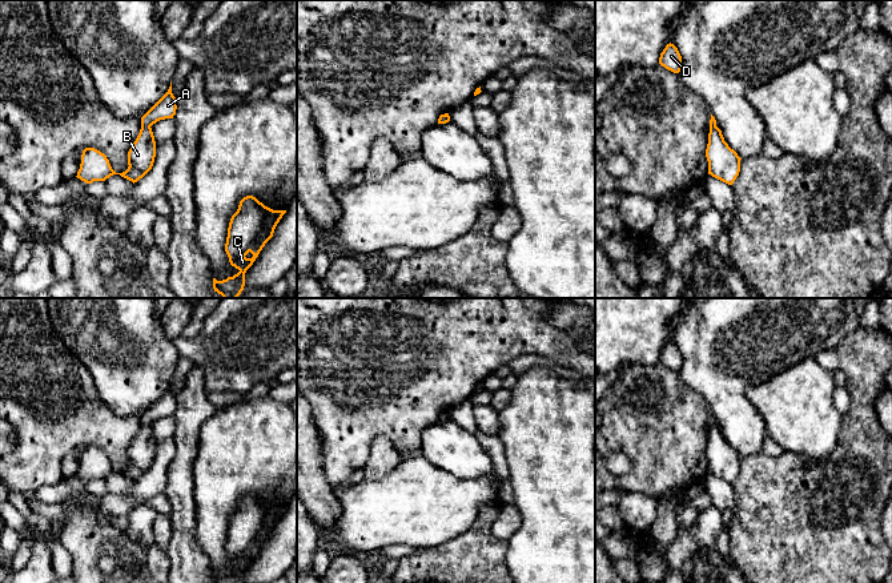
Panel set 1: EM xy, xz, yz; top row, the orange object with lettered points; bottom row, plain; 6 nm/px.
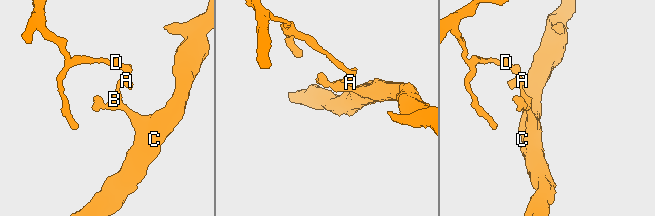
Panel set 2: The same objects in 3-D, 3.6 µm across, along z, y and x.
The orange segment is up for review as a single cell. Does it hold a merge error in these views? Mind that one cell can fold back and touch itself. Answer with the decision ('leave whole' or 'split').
split

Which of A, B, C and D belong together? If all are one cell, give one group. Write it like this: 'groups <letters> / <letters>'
groups A D / B C

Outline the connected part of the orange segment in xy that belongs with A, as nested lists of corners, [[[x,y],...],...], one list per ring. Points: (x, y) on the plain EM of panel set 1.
[[[170,381],[168,390],[141,415],[141,426],[149,426],[160,418],[173,417],[176,407],[176,395],[172,391]]]

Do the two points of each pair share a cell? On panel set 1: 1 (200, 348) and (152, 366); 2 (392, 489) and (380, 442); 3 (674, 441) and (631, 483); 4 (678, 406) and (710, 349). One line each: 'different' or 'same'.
1: different
2: different
3: same
4: different

